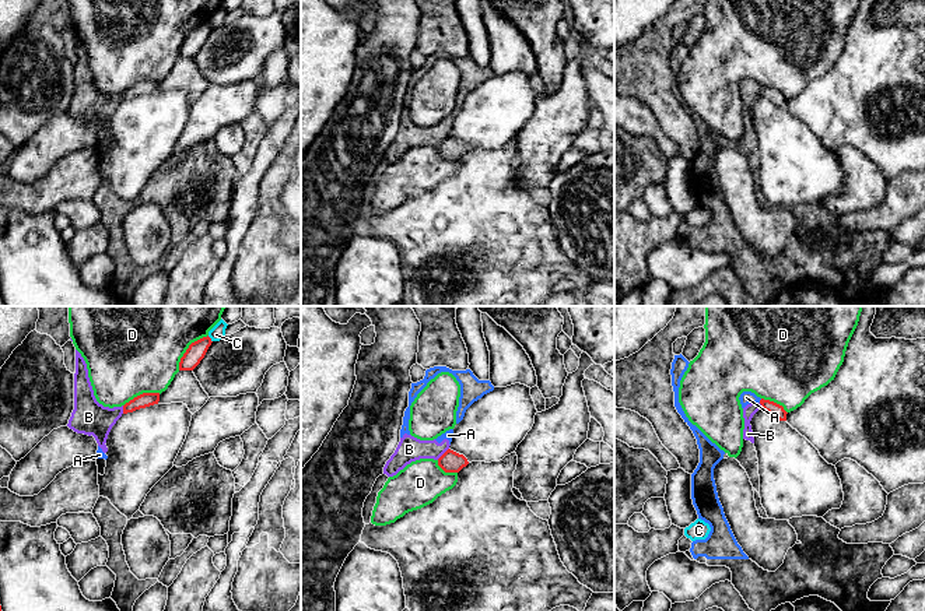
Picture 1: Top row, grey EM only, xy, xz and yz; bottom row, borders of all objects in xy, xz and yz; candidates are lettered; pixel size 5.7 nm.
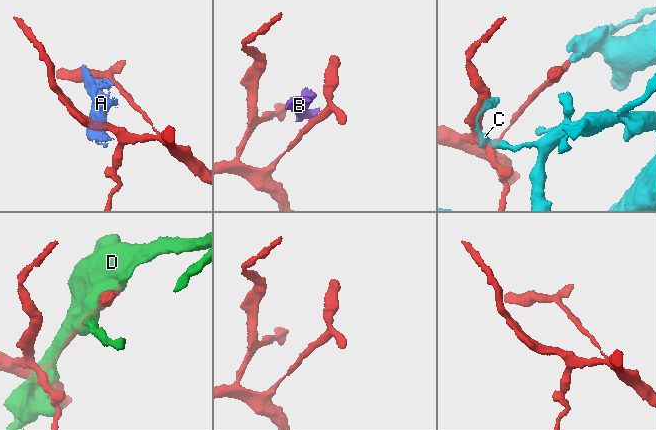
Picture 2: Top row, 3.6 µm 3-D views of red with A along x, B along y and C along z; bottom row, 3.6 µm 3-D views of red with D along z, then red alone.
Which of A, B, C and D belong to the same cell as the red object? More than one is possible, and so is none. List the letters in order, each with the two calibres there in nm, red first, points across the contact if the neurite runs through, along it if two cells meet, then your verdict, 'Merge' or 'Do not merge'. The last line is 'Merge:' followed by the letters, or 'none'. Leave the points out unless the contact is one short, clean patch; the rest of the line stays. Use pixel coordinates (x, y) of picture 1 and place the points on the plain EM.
A: Thickness 80 nm (red) against 80 nm. Do not merge
B: Thickness 130 nm (red) against 140 nm. Boundary: xz (448, 134), (437, 146). Do not merge
C: Thickness 110 nm (red) against 90 nm. Do not merge
D: Thickness 110 nm (red) against 420 nm. Do not merge
Merge: none

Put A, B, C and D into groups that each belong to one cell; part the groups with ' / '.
A B / C / D

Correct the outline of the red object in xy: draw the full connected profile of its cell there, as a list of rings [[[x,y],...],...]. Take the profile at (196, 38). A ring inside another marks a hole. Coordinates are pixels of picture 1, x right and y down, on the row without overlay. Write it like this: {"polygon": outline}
{"polygon": [[[209,22],[192,29],[181,45],[179,57],[193,57],[204,45],[211,29]]]}

